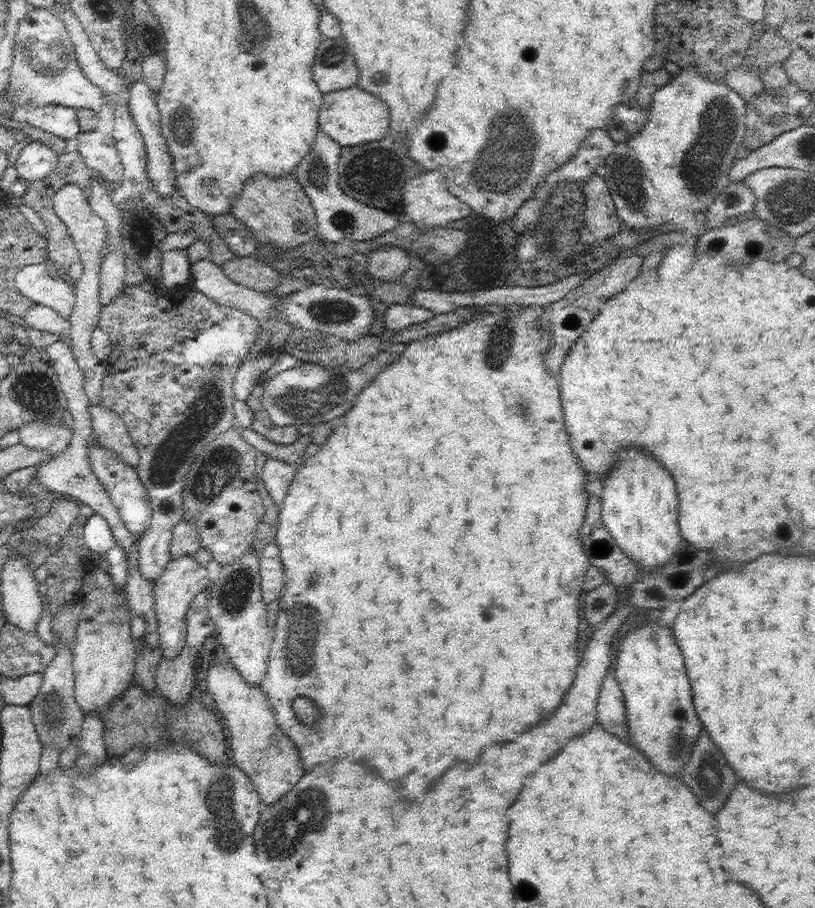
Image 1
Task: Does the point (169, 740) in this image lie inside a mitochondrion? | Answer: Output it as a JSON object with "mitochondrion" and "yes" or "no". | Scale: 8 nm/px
{"mitochondrion":"no"}

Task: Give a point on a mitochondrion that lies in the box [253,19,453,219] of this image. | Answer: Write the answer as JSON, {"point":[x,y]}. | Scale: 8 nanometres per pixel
{"point":[333,56]}

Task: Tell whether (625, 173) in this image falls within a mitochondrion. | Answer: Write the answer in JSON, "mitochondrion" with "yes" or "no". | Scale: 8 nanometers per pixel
{"mitochondrion":"yes"}

